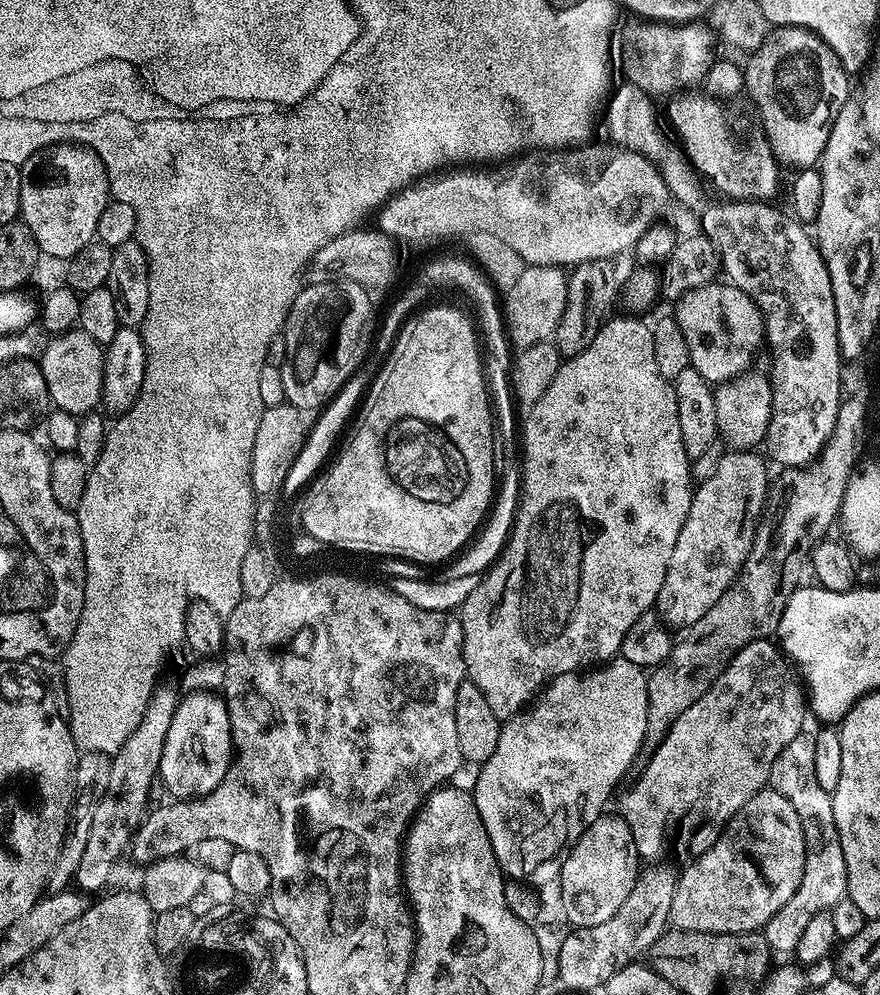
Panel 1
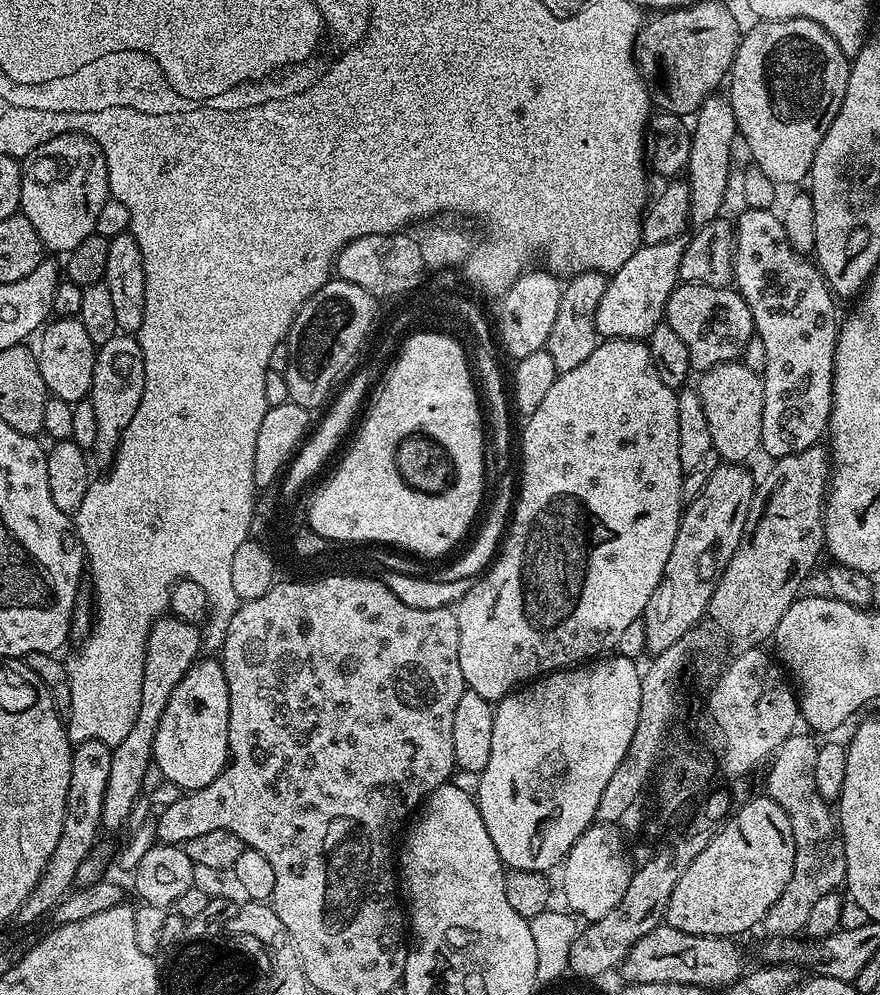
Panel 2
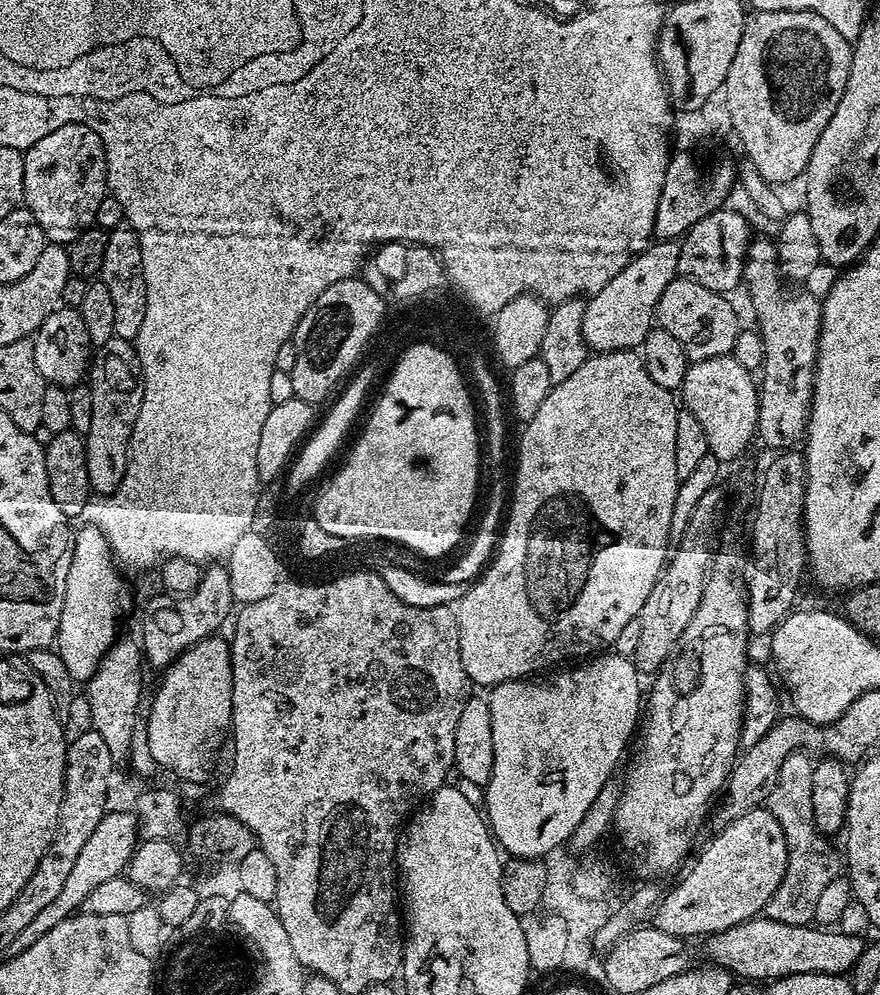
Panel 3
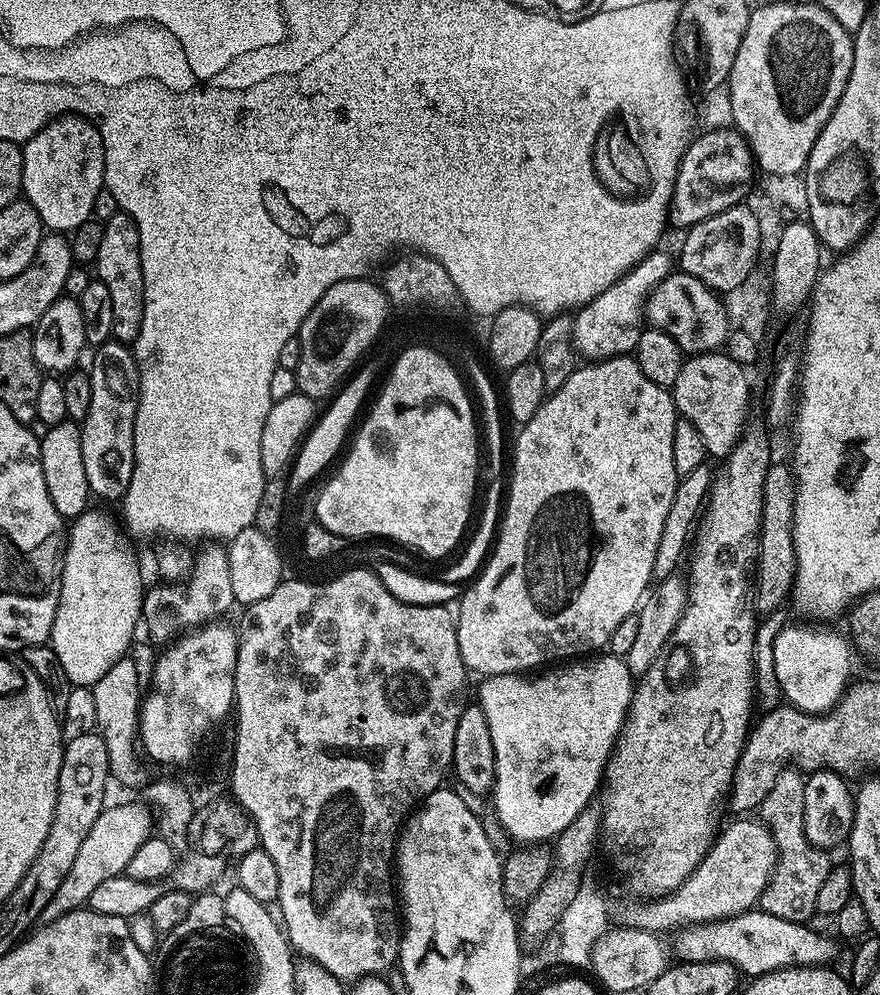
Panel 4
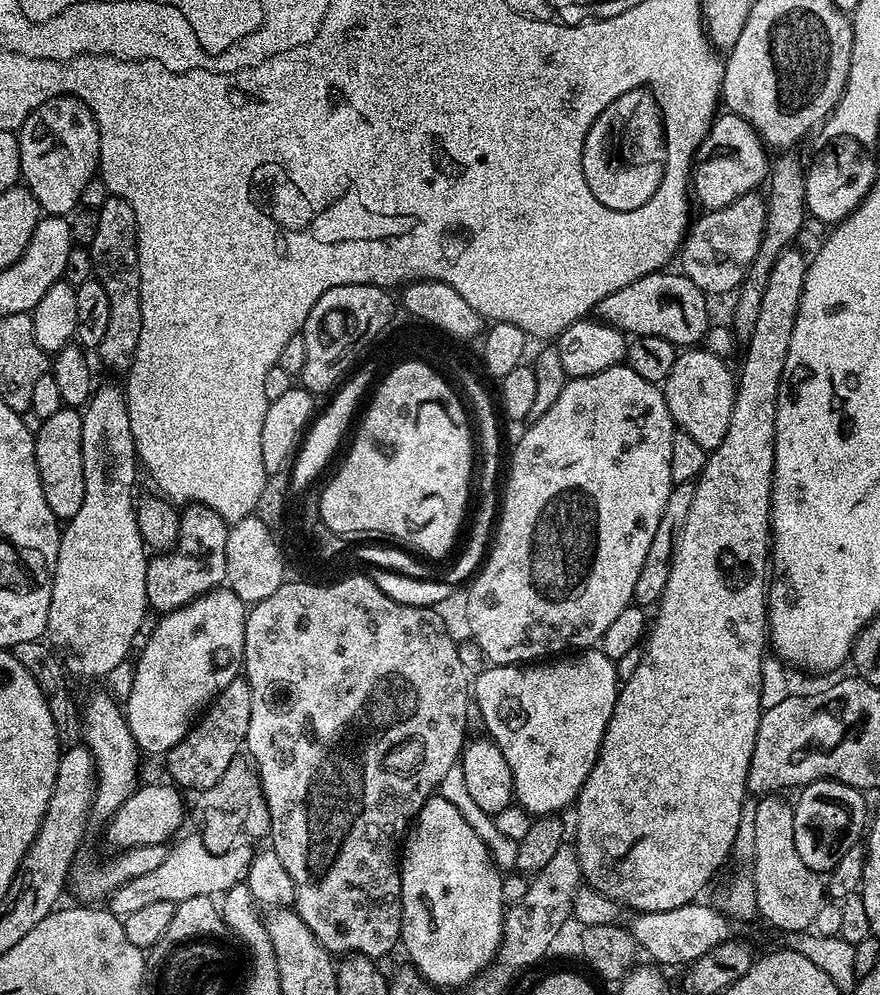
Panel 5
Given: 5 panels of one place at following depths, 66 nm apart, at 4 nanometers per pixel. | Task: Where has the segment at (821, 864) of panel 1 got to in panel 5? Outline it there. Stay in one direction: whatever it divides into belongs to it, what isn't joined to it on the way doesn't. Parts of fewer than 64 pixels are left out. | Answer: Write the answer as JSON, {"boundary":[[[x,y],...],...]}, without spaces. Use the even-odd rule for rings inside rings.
{"boundary":[[[769,794],[759,797],[754,804],[754,850],[750,863],[752,873],[750,879],[756,891],[756,910],[759,919],[773,924],[780,934],[789,932],[806,932],[813,927],[811,925],[820,916],[820,911],[826,905],[826,884],[821,873],[815,872],[802,858],[798,856],[794,842],[794,814],[793,805],[783,800],[783,795]]]}

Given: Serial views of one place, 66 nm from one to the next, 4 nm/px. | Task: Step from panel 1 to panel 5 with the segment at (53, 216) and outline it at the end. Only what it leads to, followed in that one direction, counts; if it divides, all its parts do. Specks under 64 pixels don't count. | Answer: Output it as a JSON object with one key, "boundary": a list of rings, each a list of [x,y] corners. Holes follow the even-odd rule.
{"boundary":[[[71,94],[53,95],[29,114],[18,135],[20,174],[41,209],[50,216],[76,212],[82,190],[97,175],[100,163],[100,131],[91,110]]]}

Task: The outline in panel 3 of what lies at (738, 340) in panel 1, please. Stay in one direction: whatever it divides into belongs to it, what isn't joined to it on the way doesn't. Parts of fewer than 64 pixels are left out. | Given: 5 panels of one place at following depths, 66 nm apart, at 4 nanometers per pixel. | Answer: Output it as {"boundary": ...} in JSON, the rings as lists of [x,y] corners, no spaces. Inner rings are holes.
{"boundary":[[[685,278],[671,280],[666,290],[662,290],[655,323],[674,334],[674,338],[678,338],[678,342],[682,342],[682,346],[689,349],[697,360],[729,355],[742,329],[739,316],[727,295],[720,295],[696,280]]]}

